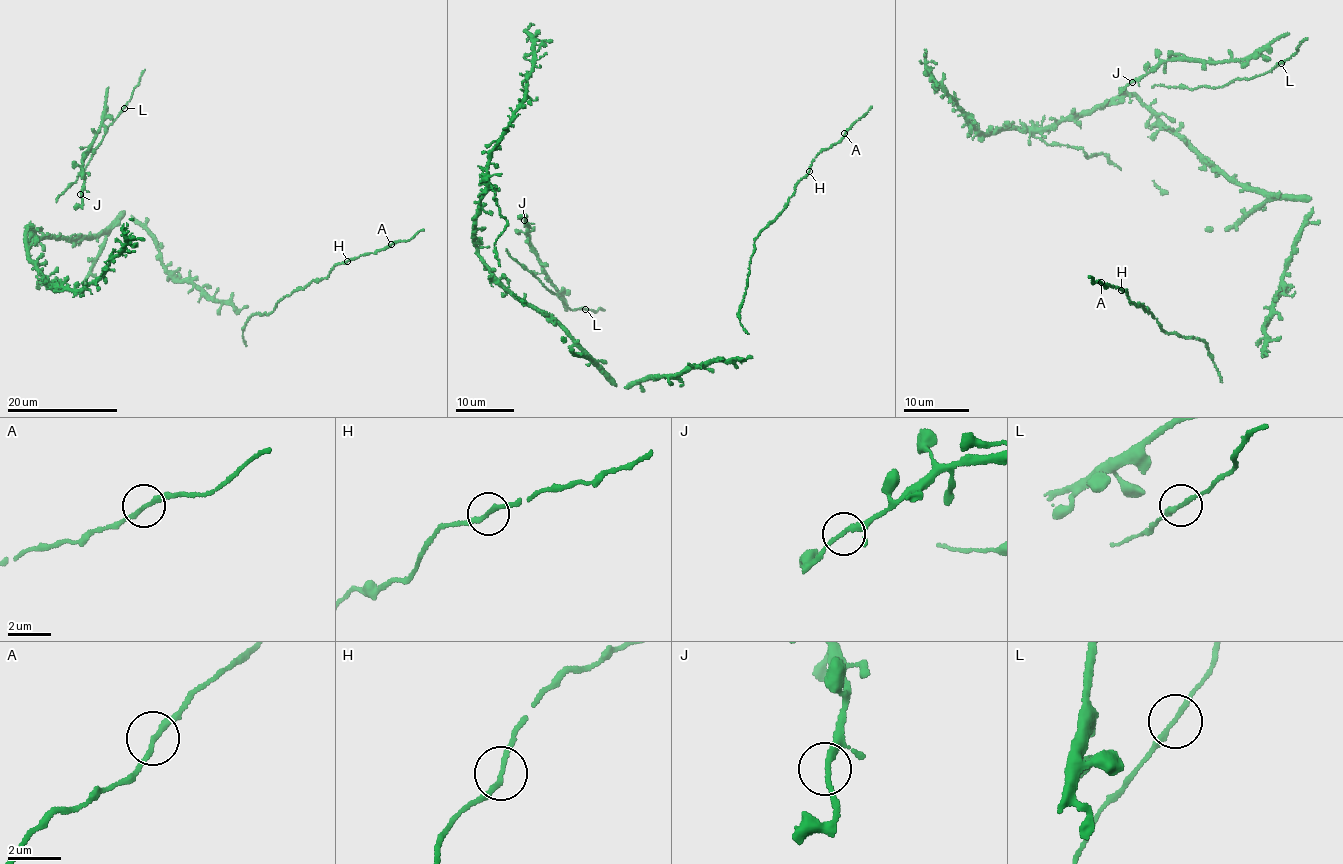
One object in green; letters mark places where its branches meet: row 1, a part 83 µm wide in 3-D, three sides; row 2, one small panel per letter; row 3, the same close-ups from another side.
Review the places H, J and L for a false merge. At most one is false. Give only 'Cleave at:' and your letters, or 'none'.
Cleave at: none

